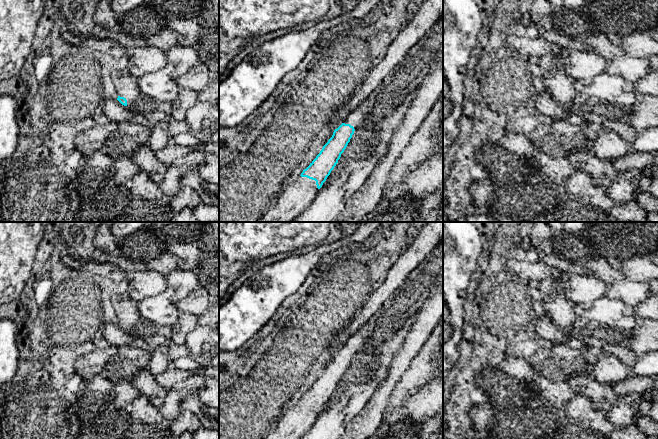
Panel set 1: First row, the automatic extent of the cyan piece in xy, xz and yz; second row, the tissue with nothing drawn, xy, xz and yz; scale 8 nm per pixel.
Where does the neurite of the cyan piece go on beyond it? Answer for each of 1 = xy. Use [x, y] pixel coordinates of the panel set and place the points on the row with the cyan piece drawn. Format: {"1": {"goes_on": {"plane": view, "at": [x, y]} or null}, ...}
{"1": {"goes_on": {"plane": "xy", "at": [127, 85]}}}

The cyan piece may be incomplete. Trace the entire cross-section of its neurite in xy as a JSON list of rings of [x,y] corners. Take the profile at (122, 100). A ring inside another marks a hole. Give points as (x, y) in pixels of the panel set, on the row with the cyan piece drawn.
[[[119,72],[114,76],[114,83],[118,90],[117,100],[124,106],[129,106],[136,101],[141,91],[138,78],[128,72]]]

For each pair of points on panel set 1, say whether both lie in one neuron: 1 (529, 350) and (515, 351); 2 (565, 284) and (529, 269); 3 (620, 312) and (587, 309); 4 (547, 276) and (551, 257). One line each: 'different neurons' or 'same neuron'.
1: same neuron
2: different neurons
3: same neuron
4: different neurons

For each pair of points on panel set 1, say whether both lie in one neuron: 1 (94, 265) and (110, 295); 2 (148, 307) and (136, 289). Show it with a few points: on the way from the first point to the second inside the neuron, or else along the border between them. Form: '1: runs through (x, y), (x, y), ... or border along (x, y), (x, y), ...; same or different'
1: runs through (101, 272), (110, 281), (110, 288); same
2: border along (164, 289), (159, 293), (142, 299), (138, 303); different

